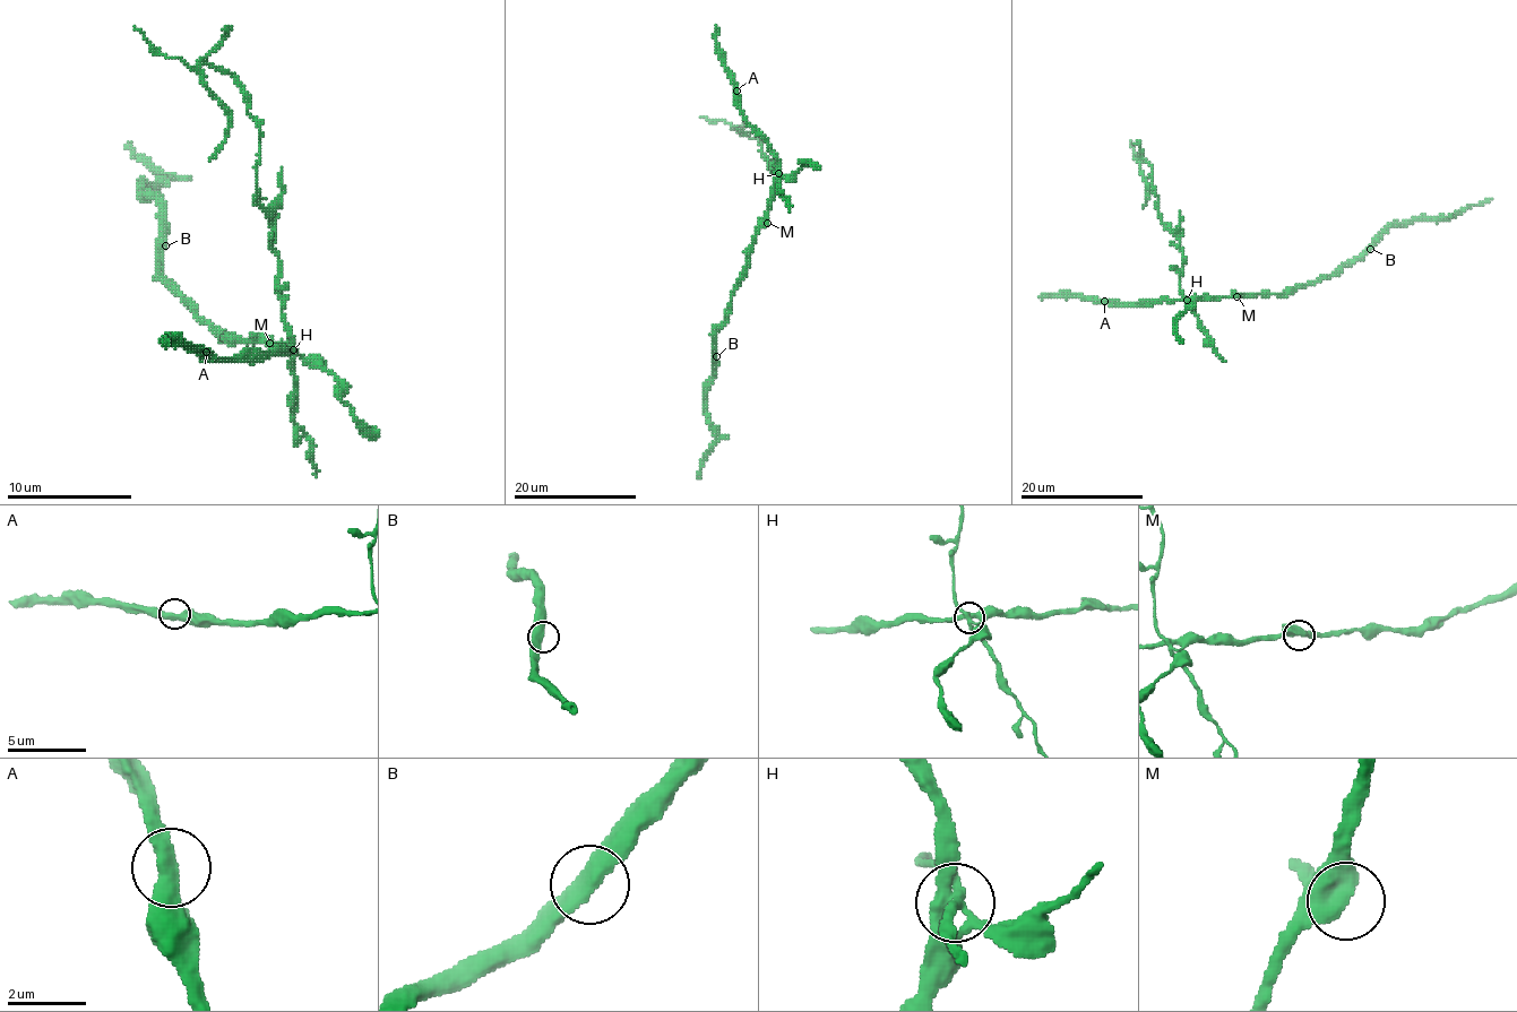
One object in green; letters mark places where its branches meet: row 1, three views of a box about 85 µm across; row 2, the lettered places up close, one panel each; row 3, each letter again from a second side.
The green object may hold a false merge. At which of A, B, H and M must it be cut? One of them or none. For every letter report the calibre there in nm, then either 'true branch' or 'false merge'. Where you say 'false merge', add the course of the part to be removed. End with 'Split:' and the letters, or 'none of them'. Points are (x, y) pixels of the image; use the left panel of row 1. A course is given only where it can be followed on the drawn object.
A: 440 nm | true branch
B: 460 nm | true branch
H: 360 nm | false merge | (294, 348), (257, 189), (259, 123), (247, 92), (204, 63), (204, 86), (229, 117), (209, 161)
M: 400 nm | true branch
Split: H

